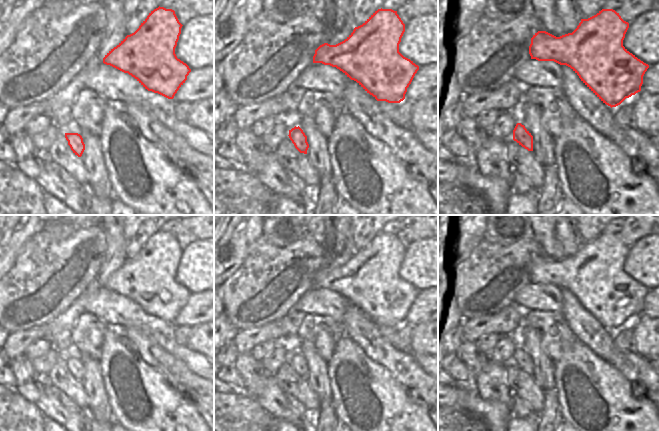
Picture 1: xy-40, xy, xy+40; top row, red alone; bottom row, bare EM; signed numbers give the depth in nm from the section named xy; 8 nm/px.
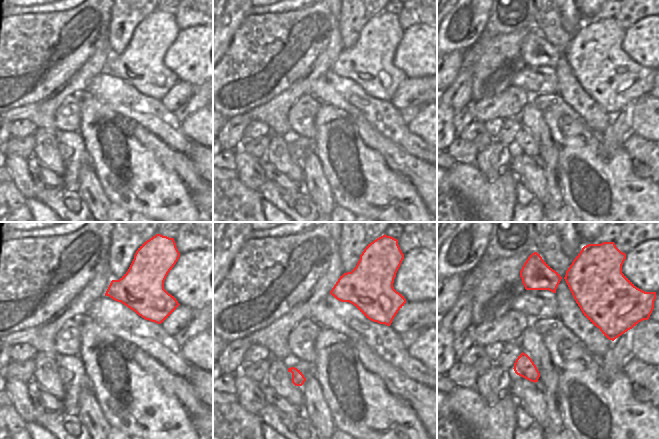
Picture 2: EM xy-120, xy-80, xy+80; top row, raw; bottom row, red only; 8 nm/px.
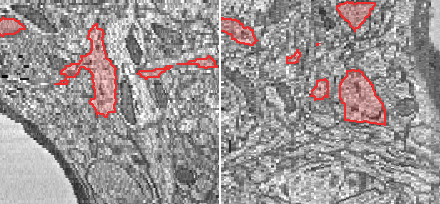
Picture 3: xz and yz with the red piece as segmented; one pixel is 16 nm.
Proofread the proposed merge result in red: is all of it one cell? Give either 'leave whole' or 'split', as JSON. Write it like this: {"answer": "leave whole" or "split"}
{"answer": "leave whole"}

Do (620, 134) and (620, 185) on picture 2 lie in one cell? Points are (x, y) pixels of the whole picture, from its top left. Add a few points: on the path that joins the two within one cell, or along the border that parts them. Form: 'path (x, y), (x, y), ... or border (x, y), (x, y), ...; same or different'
border (599, 136), (605, 155), (611, 155), (621, 148); different

